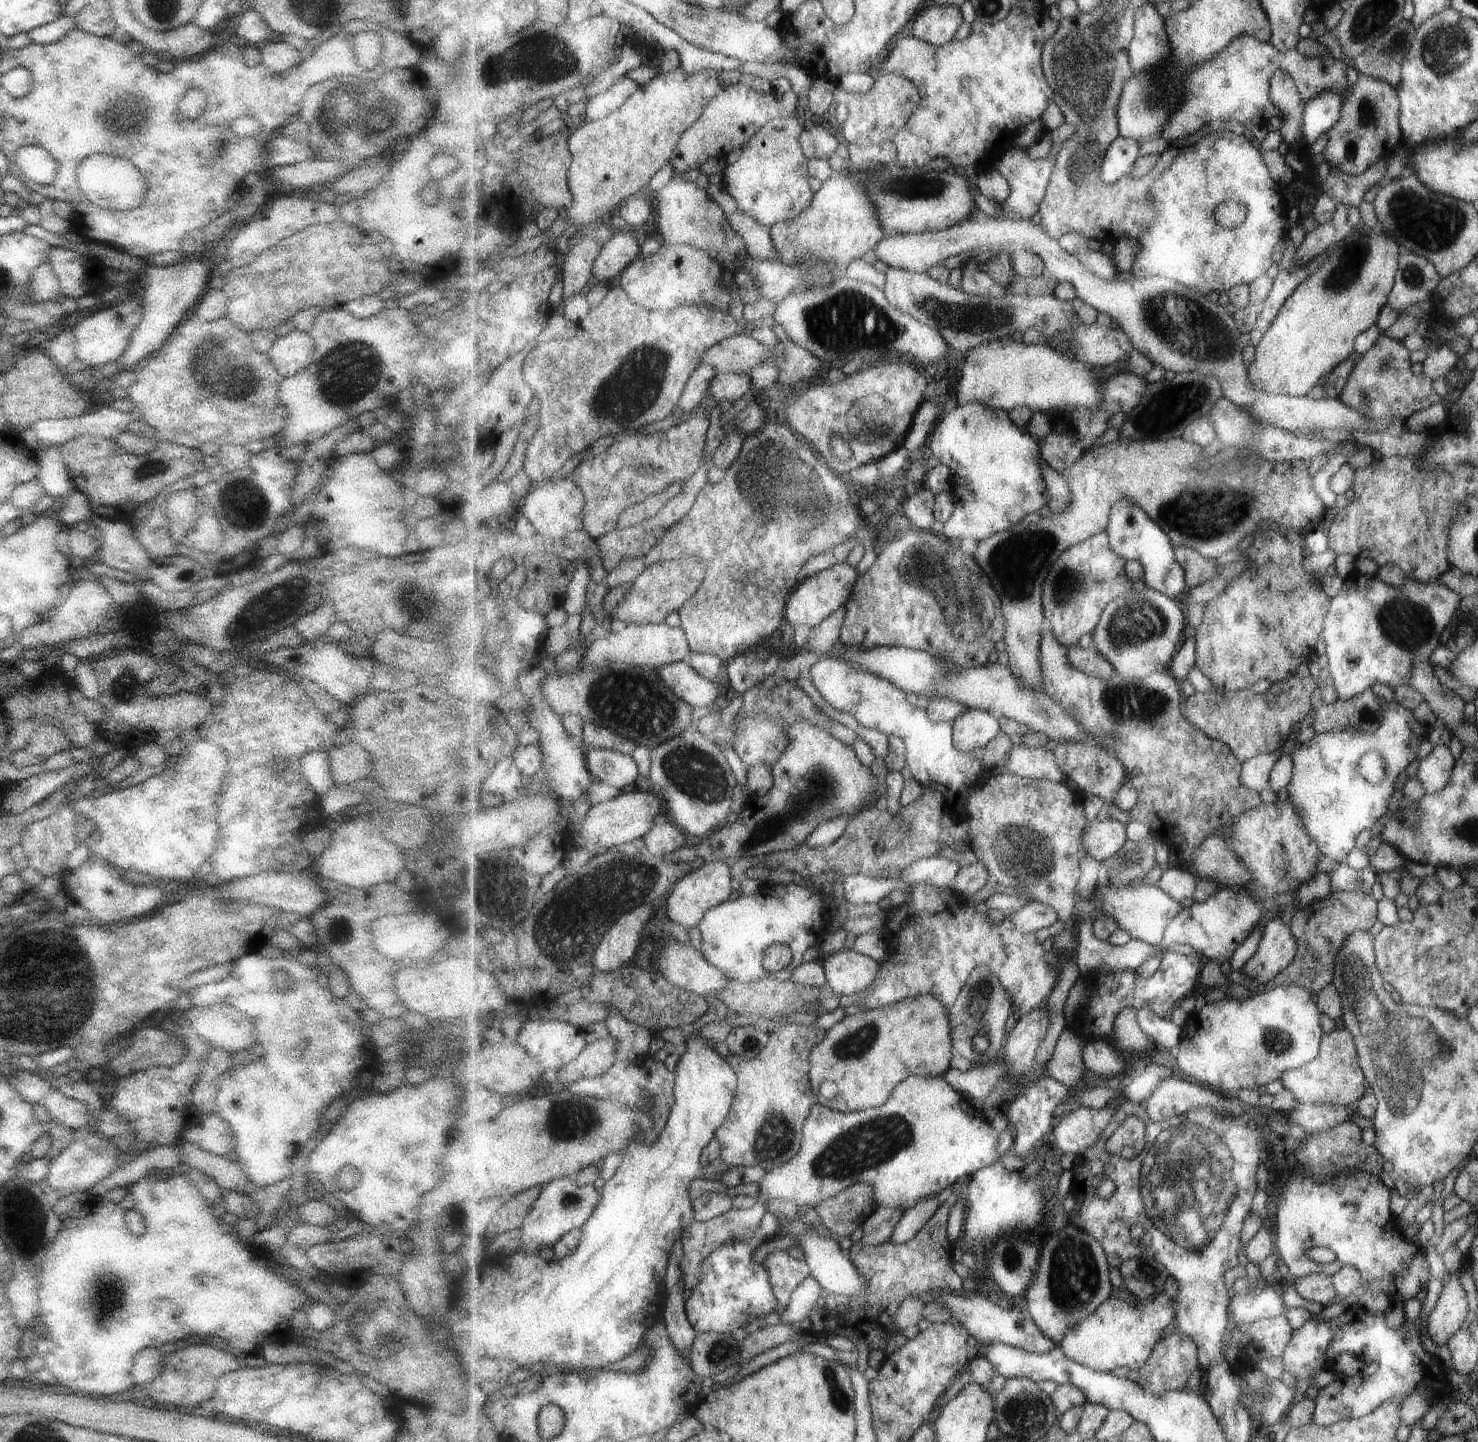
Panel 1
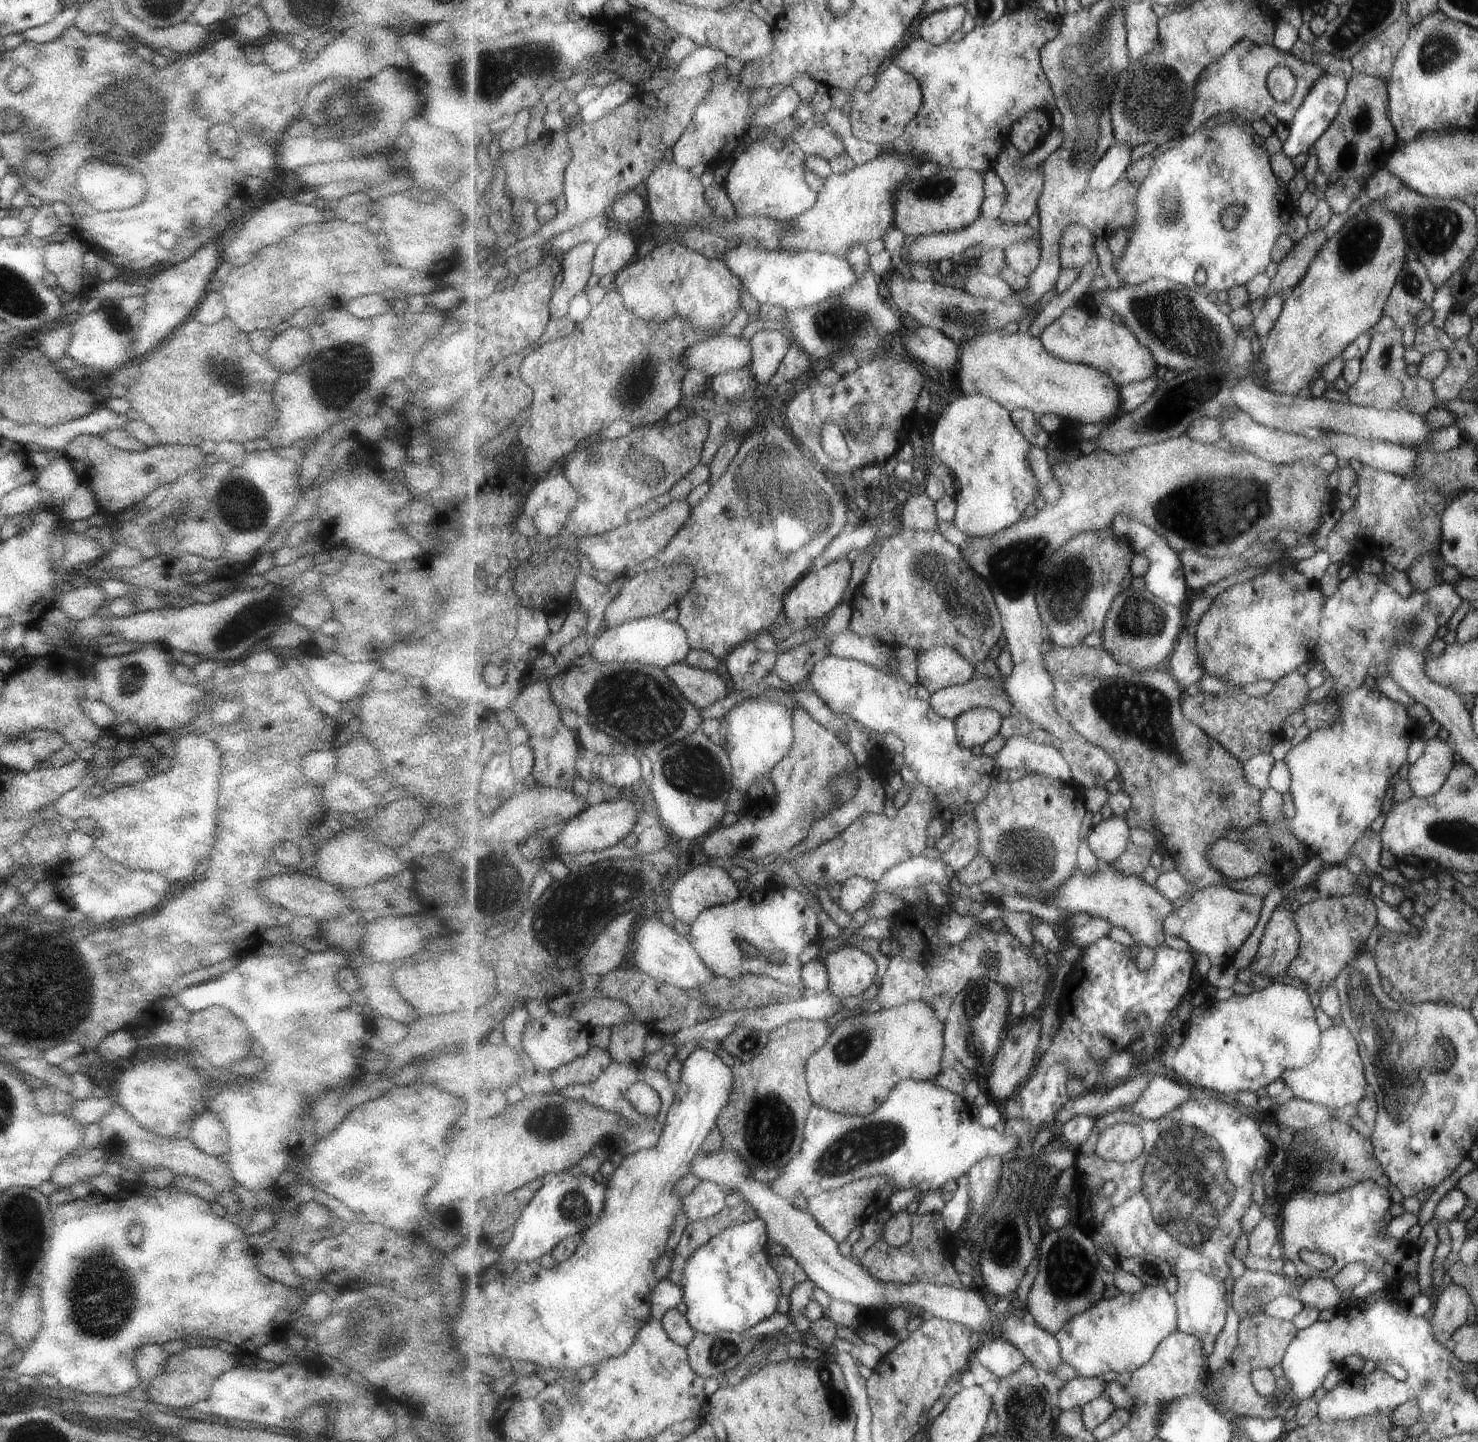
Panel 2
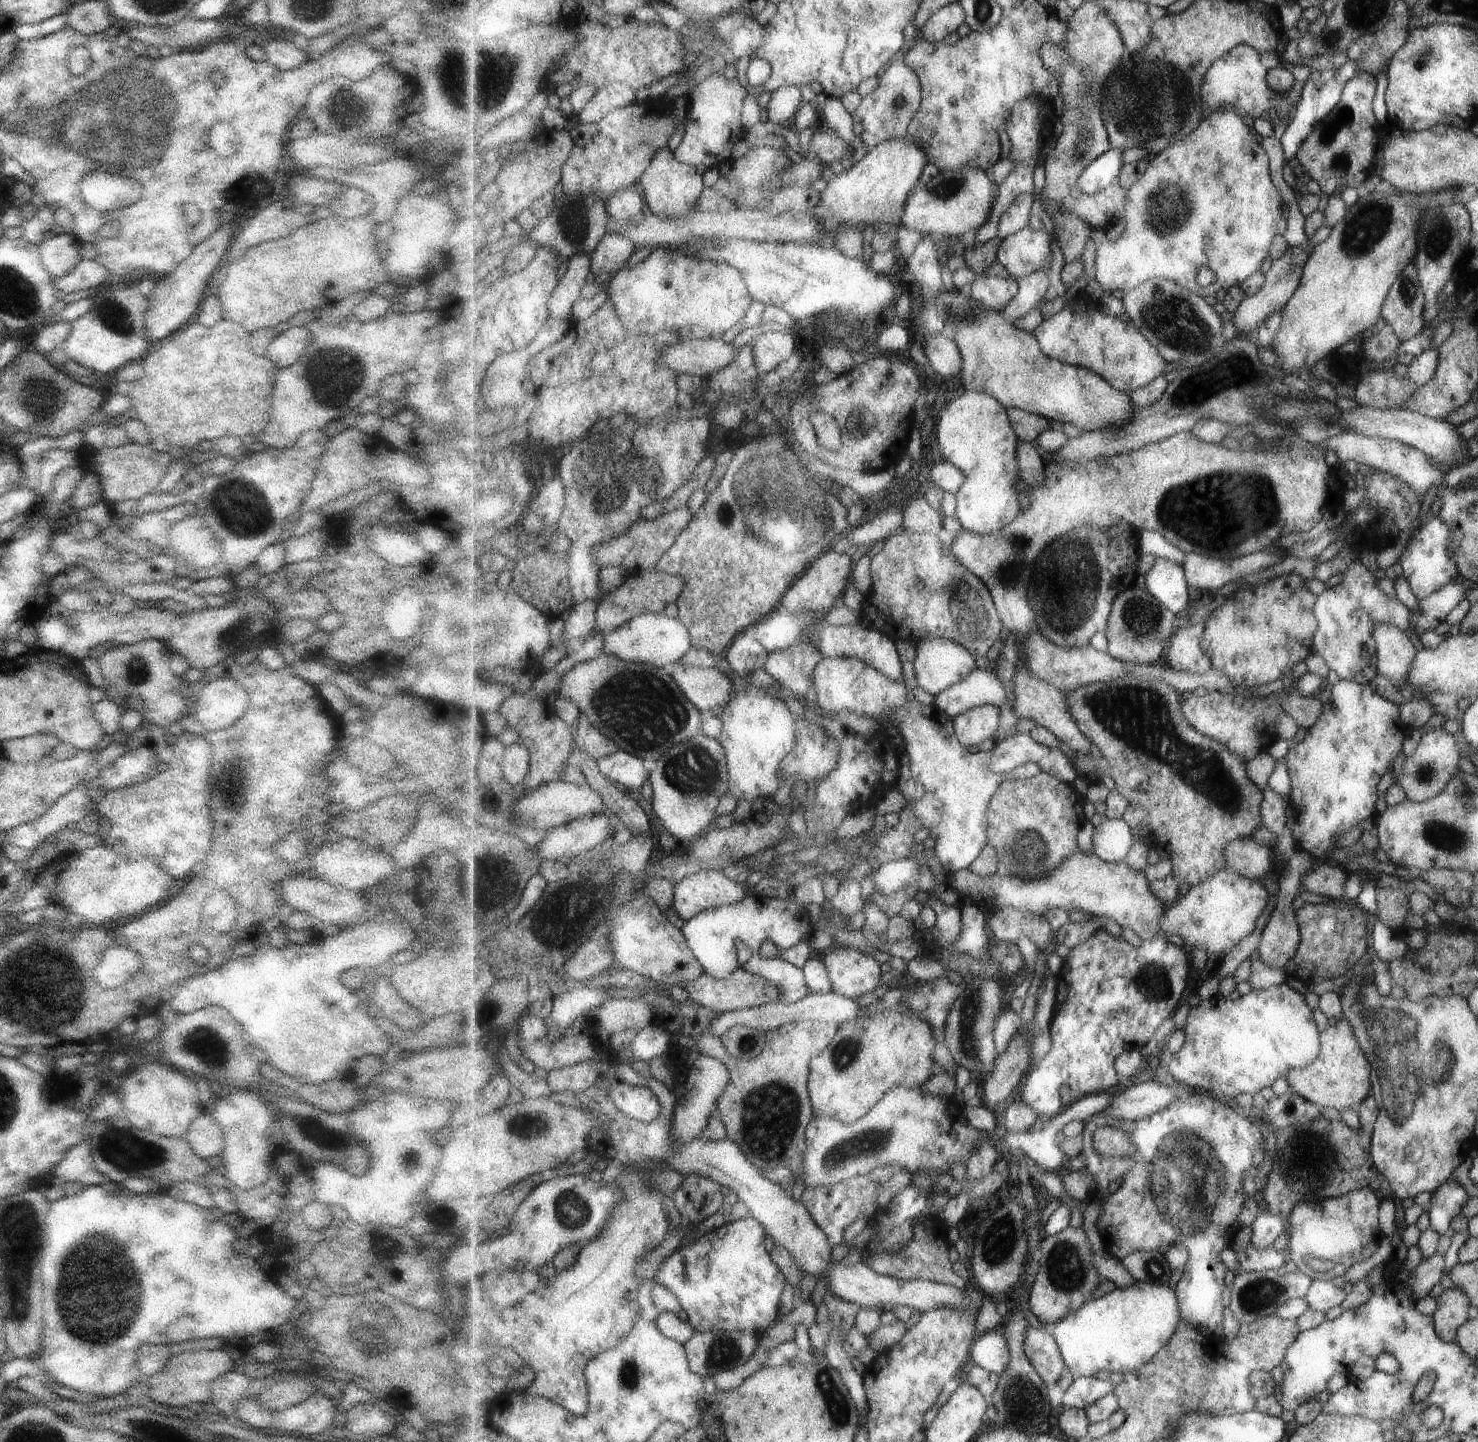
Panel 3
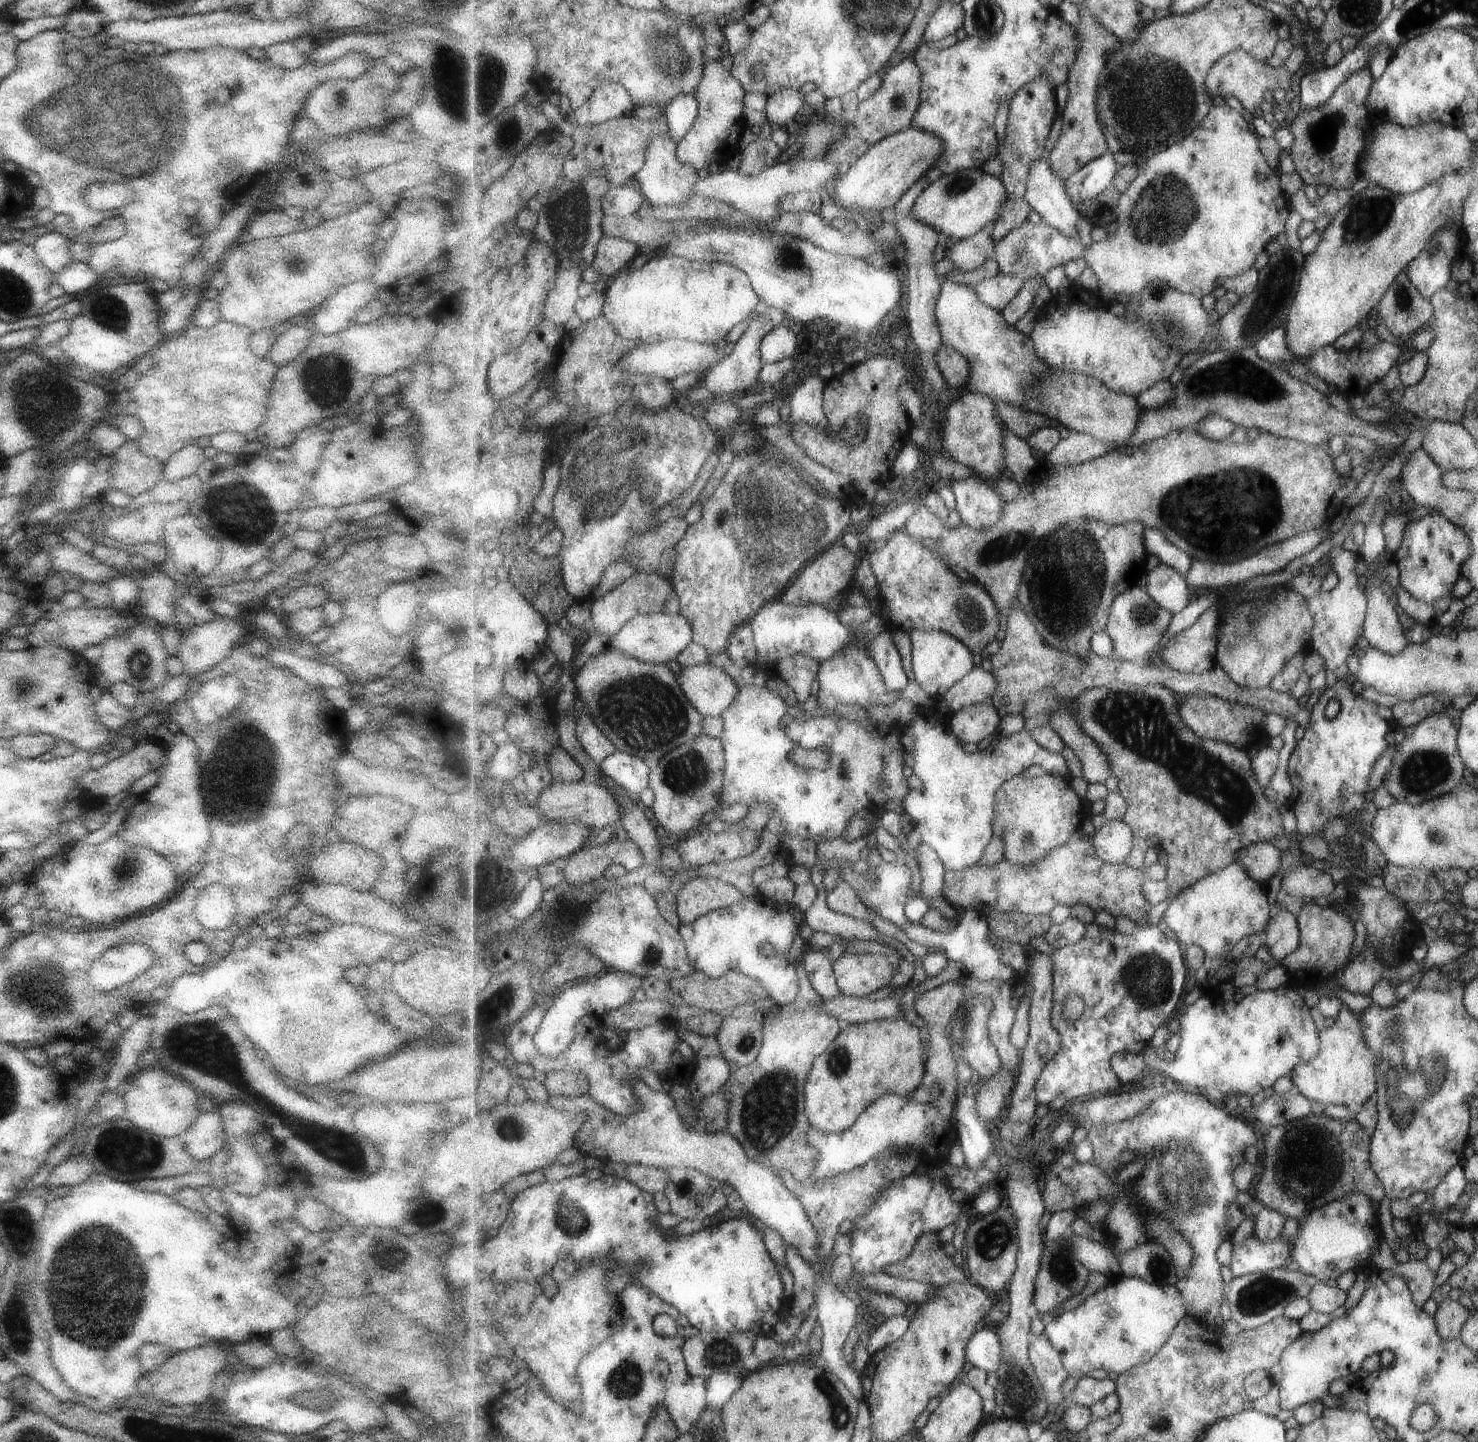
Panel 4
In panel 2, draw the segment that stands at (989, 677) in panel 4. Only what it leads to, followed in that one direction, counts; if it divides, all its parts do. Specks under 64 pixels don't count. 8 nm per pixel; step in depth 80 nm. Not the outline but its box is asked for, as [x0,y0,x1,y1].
[929,674,1014,720]

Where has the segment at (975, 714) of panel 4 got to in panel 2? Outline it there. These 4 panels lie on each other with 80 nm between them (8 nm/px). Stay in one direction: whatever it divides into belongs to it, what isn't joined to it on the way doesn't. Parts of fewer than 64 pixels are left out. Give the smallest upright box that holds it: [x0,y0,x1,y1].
[956,707,1004,749]

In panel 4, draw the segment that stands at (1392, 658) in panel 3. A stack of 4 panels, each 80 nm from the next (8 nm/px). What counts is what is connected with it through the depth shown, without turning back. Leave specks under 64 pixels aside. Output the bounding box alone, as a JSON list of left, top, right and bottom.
[1364,574,1408,655]

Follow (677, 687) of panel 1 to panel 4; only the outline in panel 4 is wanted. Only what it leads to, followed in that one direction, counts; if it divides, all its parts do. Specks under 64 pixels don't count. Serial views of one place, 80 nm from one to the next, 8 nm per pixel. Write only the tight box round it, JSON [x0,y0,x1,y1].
[678,662,740,717]

